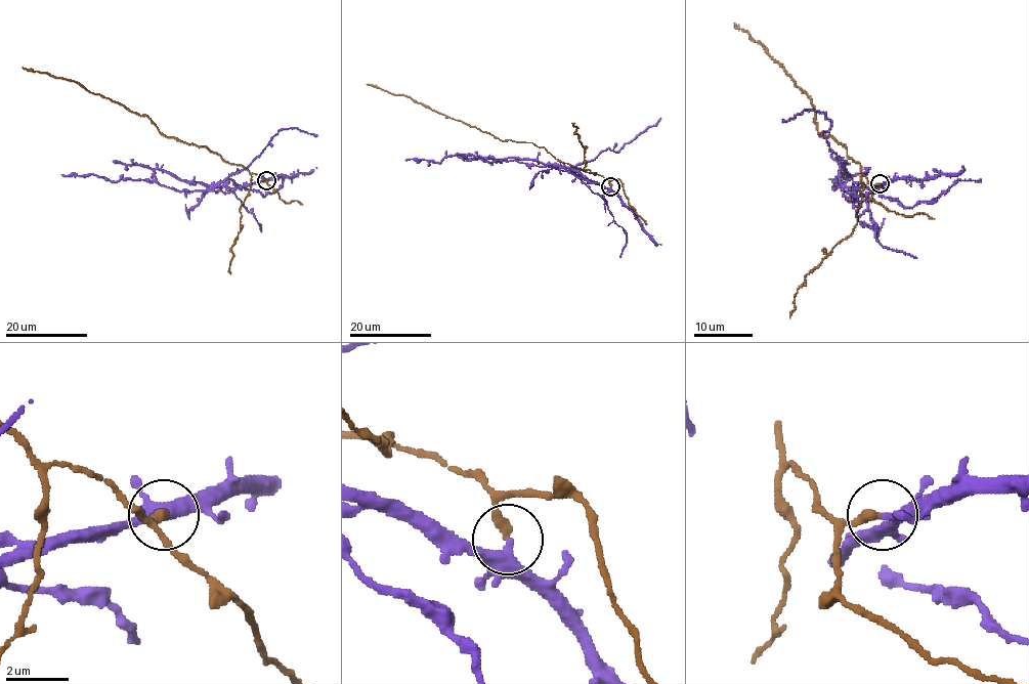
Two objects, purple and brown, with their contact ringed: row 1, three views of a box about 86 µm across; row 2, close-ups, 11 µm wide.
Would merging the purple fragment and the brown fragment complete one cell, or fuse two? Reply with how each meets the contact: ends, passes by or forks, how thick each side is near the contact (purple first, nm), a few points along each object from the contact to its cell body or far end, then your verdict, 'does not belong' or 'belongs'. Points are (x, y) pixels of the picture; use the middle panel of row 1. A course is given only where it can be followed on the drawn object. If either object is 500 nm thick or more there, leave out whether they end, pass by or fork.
purple passes by; brown ends; calibres 320 and 320 nm; course purple (610, 186), (600, 186), (565, 168), (514, 160), (484, 162), (460, 154), (439, 163), (405, 160); course brown (610, 186), (606, 178), (557, 160), (544, 147), (531, 142), (500, 140), (410, 97), (394, 95), (367, 84); does not belong

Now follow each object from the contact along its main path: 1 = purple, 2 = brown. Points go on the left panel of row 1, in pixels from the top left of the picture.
1: (266, 179), (231, 187), (175, 190), (155, 181), (116, 181), (95, 174), (61, 174)
2: (266, 179), (241, 165), (228, 163), (205, 146), (164, 135), (145, 115), (138, 115), (78, 83), (23, 67)

